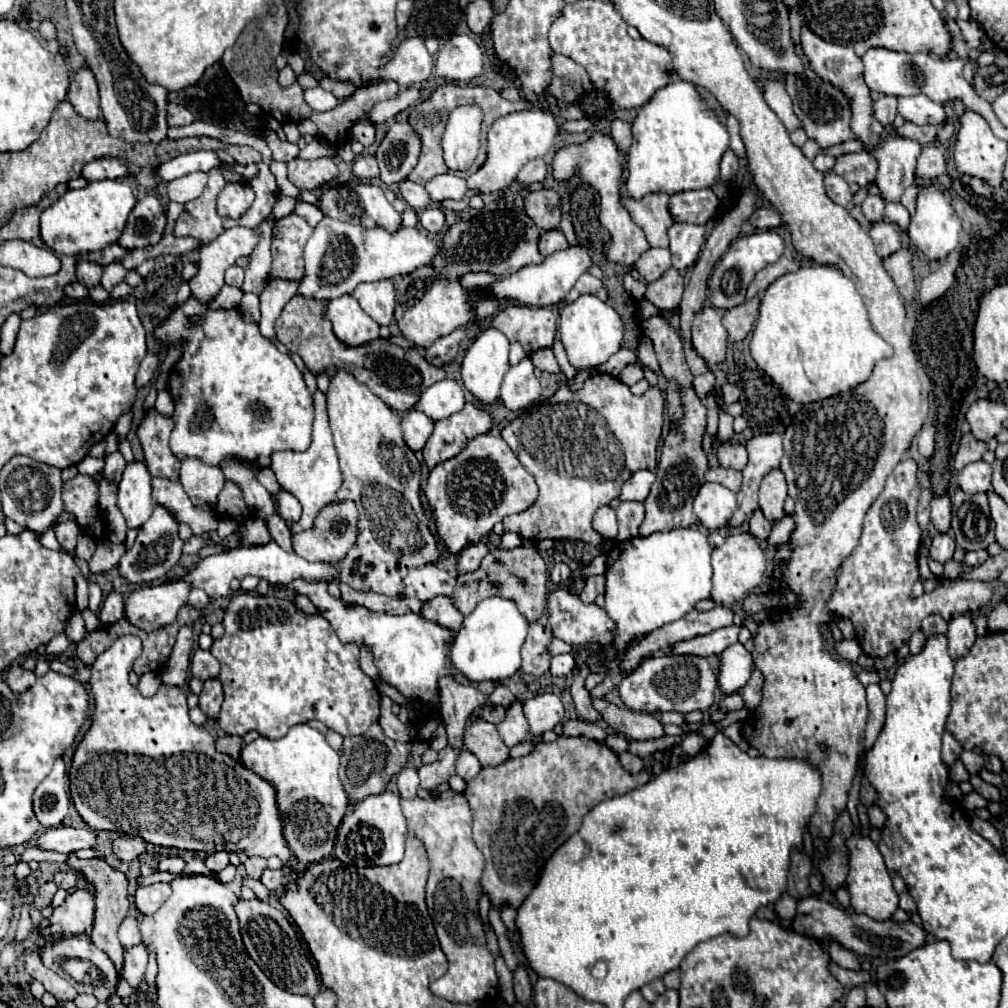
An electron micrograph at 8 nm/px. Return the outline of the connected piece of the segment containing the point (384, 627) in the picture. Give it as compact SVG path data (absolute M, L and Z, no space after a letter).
M292 582L290 586L286 586L286 588L290 588L290 590L294 590L296 594L306 594L310 600L312 600L312 604L318 608L318 614L322 616L322 618L326 618L328 622L330 622L330 626L334 628L334 632L336 632L336 636L344 642L344 644L348 644L348 642L354 642L354 644L358 644L358 646L366 646L366 648L370 648L370 652L372 652L372 656L374 656L374 664L378 666L378 670L380 670L380 678L388 684L388 686L394 686L394 688L398 688L406 698L414 698L414 700L422 700L422 702L426 702L428 706L434 706L434 708L438 708L440 704L438 704L438 686L436 686L436 680L442 676L442 674L446 674L448 672L448 662L446 662L446 642L448 640L452 640L452 632L448 632L446 628L442 628L442 626L438 626L436 622L430 622L430 620L424 620L420 614L414 614L414 612L408 612L408 614L402 614L402 616L396 616L396 614L388 614L388 612L372 612L372 610L368 610L368 608L364 608L364 606L360 606L360 604L348 604L348 602L344 602L342 598L332 598L327 591L328 582Z

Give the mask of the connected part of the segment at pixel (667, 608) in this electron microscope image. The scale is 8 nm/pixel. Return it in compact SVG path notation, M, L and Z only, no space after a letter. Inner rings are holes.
M678 528L670 532L656 532L646 538L630 538L626 542L618 542L606 558L606 614L614 620L616 628L612 634L612 644L608 648L598 650L598 664L610 664L612 656L618 656L622 648L628 648L632 640L644 638L646 634L658 630L664 624L676 622L694 610L696 602L702 598L710 598L712 592L712 546L708 544L706 534L698 528Z

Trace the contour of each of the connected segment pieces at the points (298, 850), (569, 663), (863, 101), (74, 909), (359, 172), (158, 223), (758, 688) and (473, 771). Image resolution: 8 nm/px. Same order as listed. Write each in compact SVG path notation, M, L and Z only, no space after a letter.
M296 724L280 740L258 736L242 748L242 762L258 776L274 782L278 790L278 808L286 822L286 840L296 858L304 864L318 862L332 854L336 828L346 814L348 794L338 778L340 756L330 748L326 738L308 724Z
M558 654L558 656L552 658L550 672L554 676L568 676L574 670L574 666L576 666L576 662L574 662L572 654Z
M802 18L802 48L804 48L804 54L808 56L810 60L810 68L820 76L820 78L826 78L828 82L834 82L848 98L850 98L850 106L852 106L852 130L854 134L858 134L860 142L864 142L868 148L872 148L870 144L870 124L874 120L872 116L872 98L870 98L870 88L866 86L864 78L862 78L862 72L864 72L864 64L862 60L854 54L854 50L850 46L840 46L840 44L832 44L832 42L826 42L822 40L820 36L816 36L810 26L806 24L806 18Z
M76 888L66 896L66 902L54 908L52 916L40 924L40 932L46 936L82 934L94 922L96 894L92 888Z
M356 156L352 172L356 178L360 180L368 180L368 178L375 178L379 175L379 168L374 156Z
M146 196L144 200L138 200L134 210L130 212L130 218L118 238L118 244L126 250L158 244L164 234L164 224L166 224L166 212L160 206L158 198Z
M754 668L750 680L748 680L748 682L740 688L740 692L738 692L738 694L744 698L744 704L746 704L748 708L758 706L758 702L760 702L760 698L762 698L762 684L764 684L764 676L762 676L762 672L760 672L758 668Z
M460 750L458 764L456 764L456 774L458 774L460 778L464 778L464 780L468 782L468 780L472 780L472 778L478 776L480 768L482 768L482 764L480 764L480 760L478 760L472 752Z

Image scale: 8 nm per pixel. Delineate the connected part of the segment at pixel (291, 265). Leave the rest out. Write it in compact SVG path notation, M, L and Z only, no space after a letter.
M288 214L276 220L272 230L272 268L270 278L282 280L302 280L304 262L302 252L312 228L296 214Z

